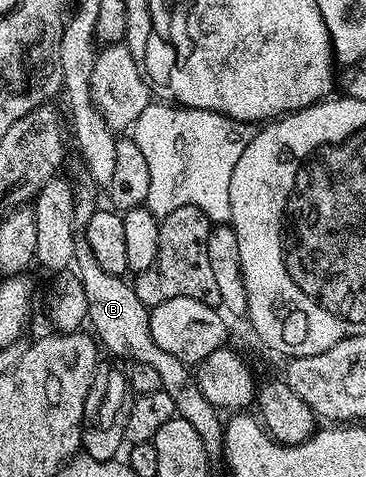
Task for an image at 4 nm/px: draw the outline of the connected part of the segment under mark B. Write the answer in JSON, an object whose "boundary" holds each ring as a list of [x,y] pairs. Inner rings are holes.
{"boundary":[[[78,237],[75,241],[75,253],[73,254],[75,264],[75,274],[81,280],[83,290],[87,295],[87,315],[88,326],[95,336],[98,344],[105,347],[113,355],[118,355],[121,361],[131,363],[142,363],[151,365],[159,373],[161,390],[166,391],[175,401],[175,409],[180,418],[191,421],[191,425],[199,433],[199,438],[203,440],[203,449],[210,457],[217,457],[222,454],[225,446],[225,428],[222,416],[218,408],[203,397],[197,388],[197,380],[194,372],[190,370],[186,363],[171,357],[171,353],[163,353],[159,345],[151,337],[151,327],[149,325],[150,308],[146,307],[143,301],[133,292],[132,286],[120,275],[107,273],[100,268],[99,261],[95,261],[95,253],[91,253],[91,245],[83,237]]]}

